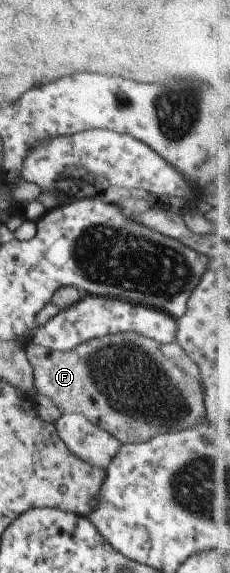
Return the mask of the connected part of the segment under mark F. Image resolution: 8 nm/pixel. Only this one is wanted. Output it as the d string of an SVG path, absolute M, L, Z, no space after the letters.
M133 331L117 333L79 343L71 350L53 350L29 343L26 355L33 368L33 385L47 395L61 415L83 415L91 423L111 433L122 444L147 443L153 436L204 425L207 409L200 378L187 375L176 363L165 357L155 339L147 339Z

